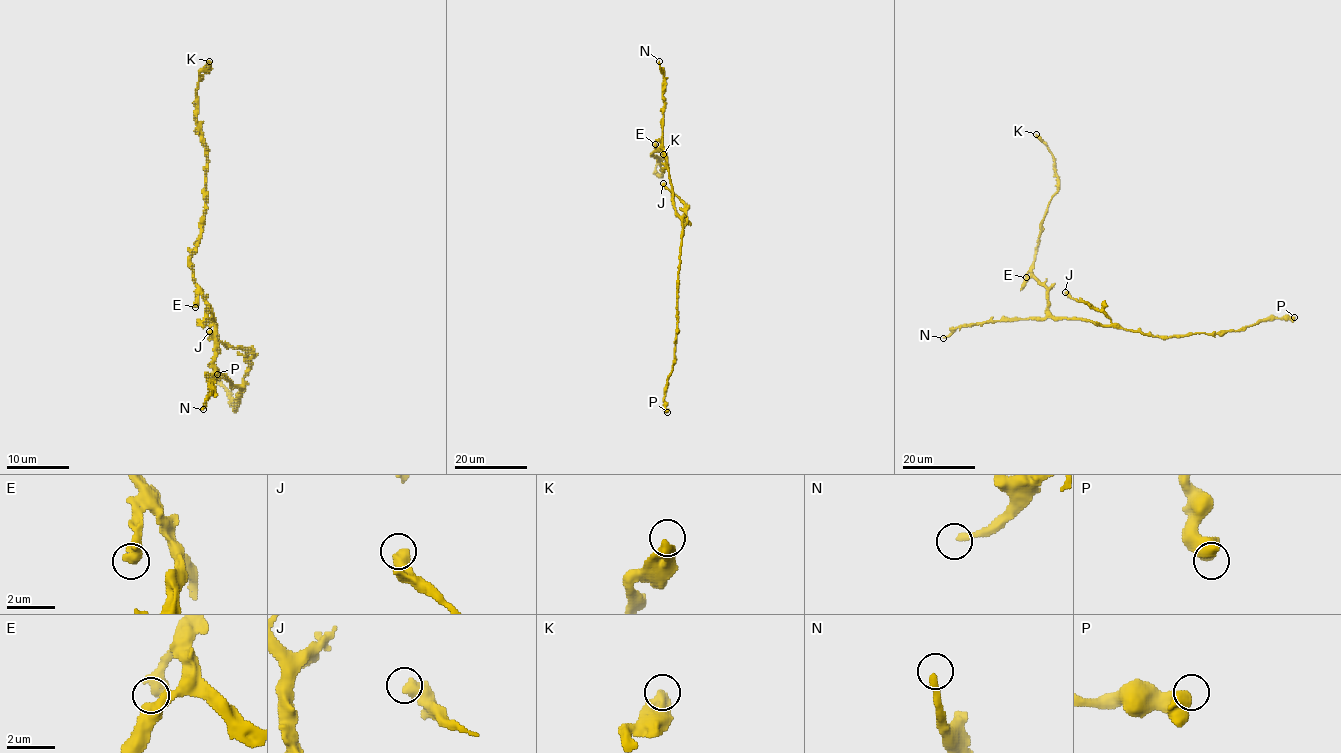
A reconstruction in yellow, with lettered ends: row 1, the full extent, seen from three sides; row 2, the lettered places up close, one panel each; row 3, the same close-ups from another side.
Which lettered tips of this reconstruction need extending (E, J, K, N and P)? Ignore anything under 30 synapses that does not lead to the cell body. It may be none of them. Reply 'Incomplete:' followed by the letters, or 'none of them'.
Incomplete: N

